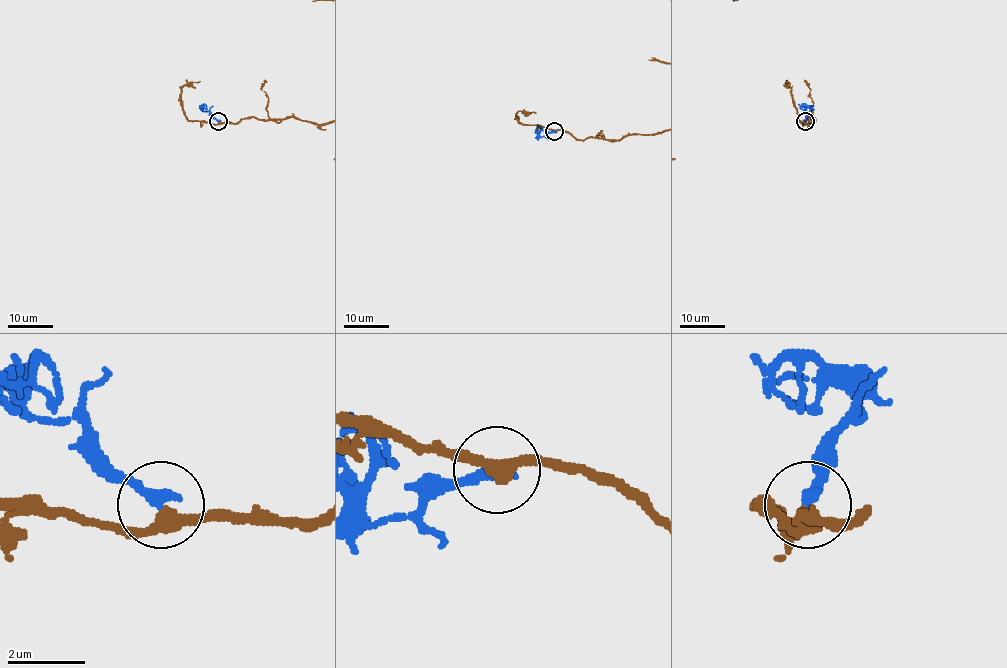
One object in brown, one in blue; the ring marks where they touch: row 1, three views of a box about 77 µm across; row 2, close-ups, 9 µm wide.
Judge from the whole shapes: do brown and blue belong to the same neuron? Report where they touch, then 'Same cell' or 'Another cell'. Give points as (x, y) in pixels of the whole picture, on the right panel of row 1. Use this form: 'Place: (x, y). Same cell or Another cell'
Place: (805, 121). Same cell

